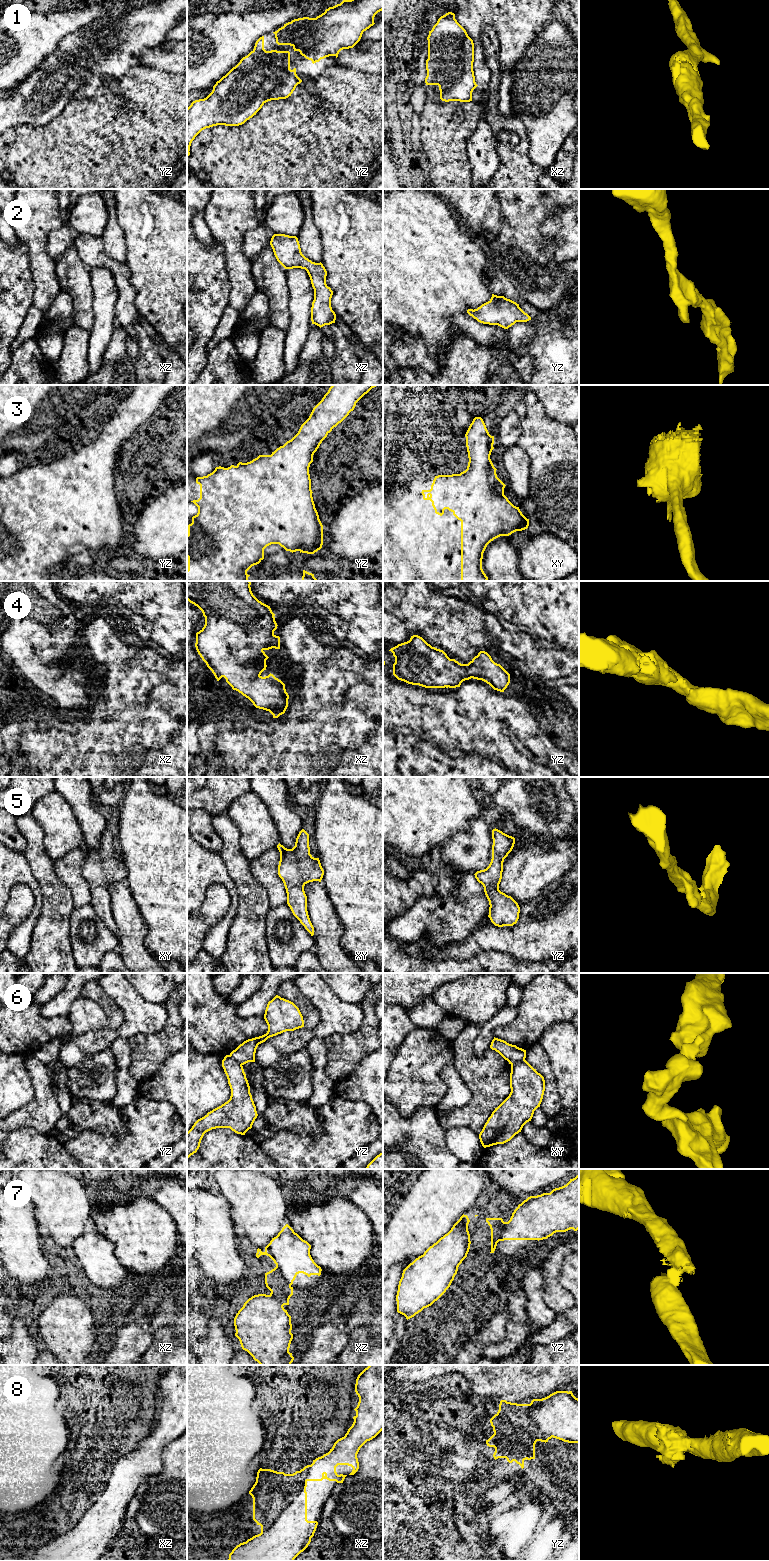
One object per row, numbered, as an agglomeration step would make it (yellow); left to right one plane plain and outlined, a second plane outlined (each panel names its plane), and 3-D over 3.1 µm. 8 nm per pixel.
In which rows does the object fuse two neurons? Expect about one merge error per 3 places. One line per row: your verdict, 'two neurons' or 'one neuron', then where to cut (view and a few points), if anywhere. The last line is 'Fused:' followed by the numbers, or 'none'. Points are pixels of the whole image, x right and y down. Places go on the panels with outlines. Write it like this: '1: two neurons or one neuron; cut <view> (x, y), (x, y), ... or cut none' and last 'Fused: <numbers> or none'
1: one neuron; cut none
2: one neuron; cut none
3: one neuron; cut none
4: one neuron; cut none
5: one neuron; cut none
6: two neurons; cut xy (524, 1059), (511, 1065)
7: two neurons; cut yz (507, 1222), (498, 1240)
8: one neuron; cut none
Fused: 6, 7

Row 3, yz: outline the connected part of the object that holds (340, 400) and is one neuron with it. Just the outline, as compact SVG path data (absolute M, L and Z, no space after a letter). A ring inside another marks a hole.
M332 385L322 400L313 408L309 418L301 425L298 433L283 446L277 448L271 455L259 455L250 462L239 462L236 466L231 465L228 468L216 467L215 470L207 476L197 477L196 483L200 485L200 498L193 500L198 507L198 513L192 517L192 523L188 525L187 534L187 581L248 581L250 575L247 571L254 565L259 564L264 559L264 549L271 544L279 544L286 551L307 554L314 554L322 548L323 545L323 525L319 519L318 512L312 497L311 479L309 474L310 464L313 462L313 455L319 448L327 435L341 423L351 411L354 410L356 403L367 394L372 388L379 385Z

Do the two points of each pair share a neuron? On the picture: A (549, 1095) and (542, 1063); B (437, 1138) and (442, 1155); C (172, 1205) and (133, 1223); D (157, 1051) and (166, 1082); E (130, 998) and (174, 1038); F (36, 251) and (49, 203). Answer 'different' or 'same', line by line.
A: same
B: same
C: different
D: different
E: different
F: same

